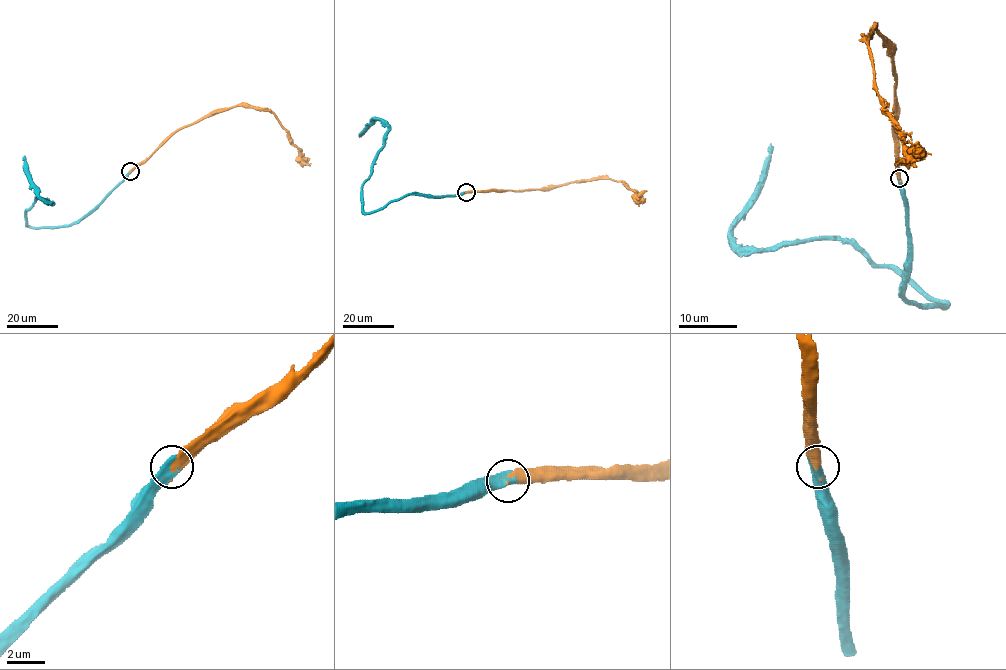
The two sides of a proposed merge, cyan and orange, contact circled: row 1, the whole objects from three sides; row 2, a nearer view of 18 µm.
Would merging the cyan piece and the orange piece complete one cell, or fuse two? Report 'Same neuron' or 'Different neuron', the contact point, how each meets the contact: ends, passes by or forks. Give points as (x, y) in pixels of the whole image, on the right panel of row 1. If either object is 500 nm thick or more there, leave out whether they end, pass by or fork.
Same neuron. Place: (899, 178)

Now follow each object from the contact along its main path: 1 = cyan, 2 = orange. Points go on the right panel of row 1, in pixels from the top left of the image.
1: (900, 178), (904, 295), (946, 304), (840, 240), (740, 248), (732, 227), (771, 143)
2: (900, 178), (891, 54), (874, 29), (868, 39), (874, 88), (882, 110), (898, 129), (905, 156), (895, 159)

